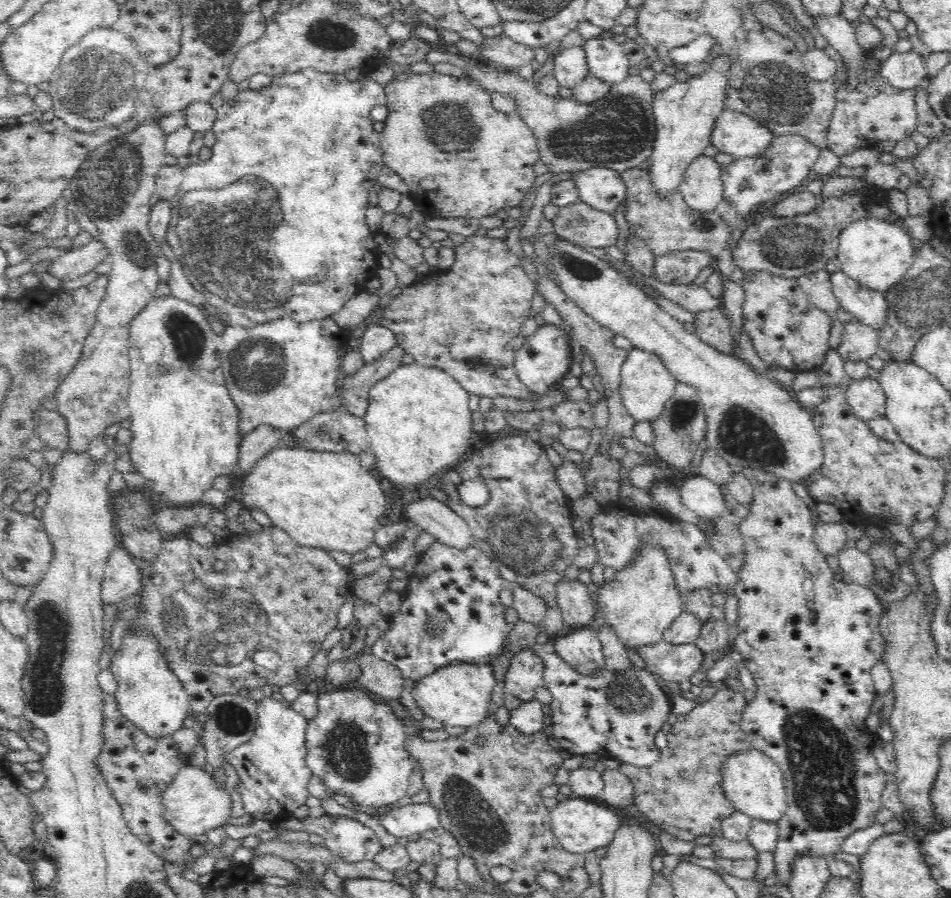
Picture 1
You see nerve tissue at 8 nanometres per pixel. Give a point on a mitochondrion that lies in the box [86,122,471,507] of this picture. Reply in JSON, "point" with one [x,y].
{"point":[216,232]}

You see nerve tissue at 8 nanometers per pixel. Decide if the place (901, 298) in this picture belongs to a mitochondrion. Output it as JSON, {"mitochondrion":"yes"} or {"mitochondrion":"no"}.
{"mitochondrion":"yes"}

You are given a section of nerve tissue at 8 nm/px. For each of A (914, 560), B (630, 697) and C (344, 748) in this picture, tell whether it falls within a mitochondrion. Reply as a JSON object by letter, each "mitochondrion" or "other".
{"A":"other","B":"mitochondrion","C":"mitochondrion"}

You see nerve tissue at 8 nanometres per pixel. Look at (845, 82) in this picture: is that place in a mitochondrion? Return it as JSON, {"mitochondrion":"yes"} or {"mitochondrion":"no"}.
{"mitochondrion":"no"}

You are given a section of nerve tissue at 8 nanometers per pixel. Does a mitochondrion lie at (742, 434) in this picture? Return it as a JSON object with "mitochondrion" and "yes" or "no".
{"mitochondrion":"yes"}

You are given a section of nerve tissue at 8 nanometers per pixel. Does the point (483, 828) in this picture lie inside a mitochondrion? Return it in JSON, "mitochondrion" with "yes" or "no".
{"mitochondrion":"yes"}

